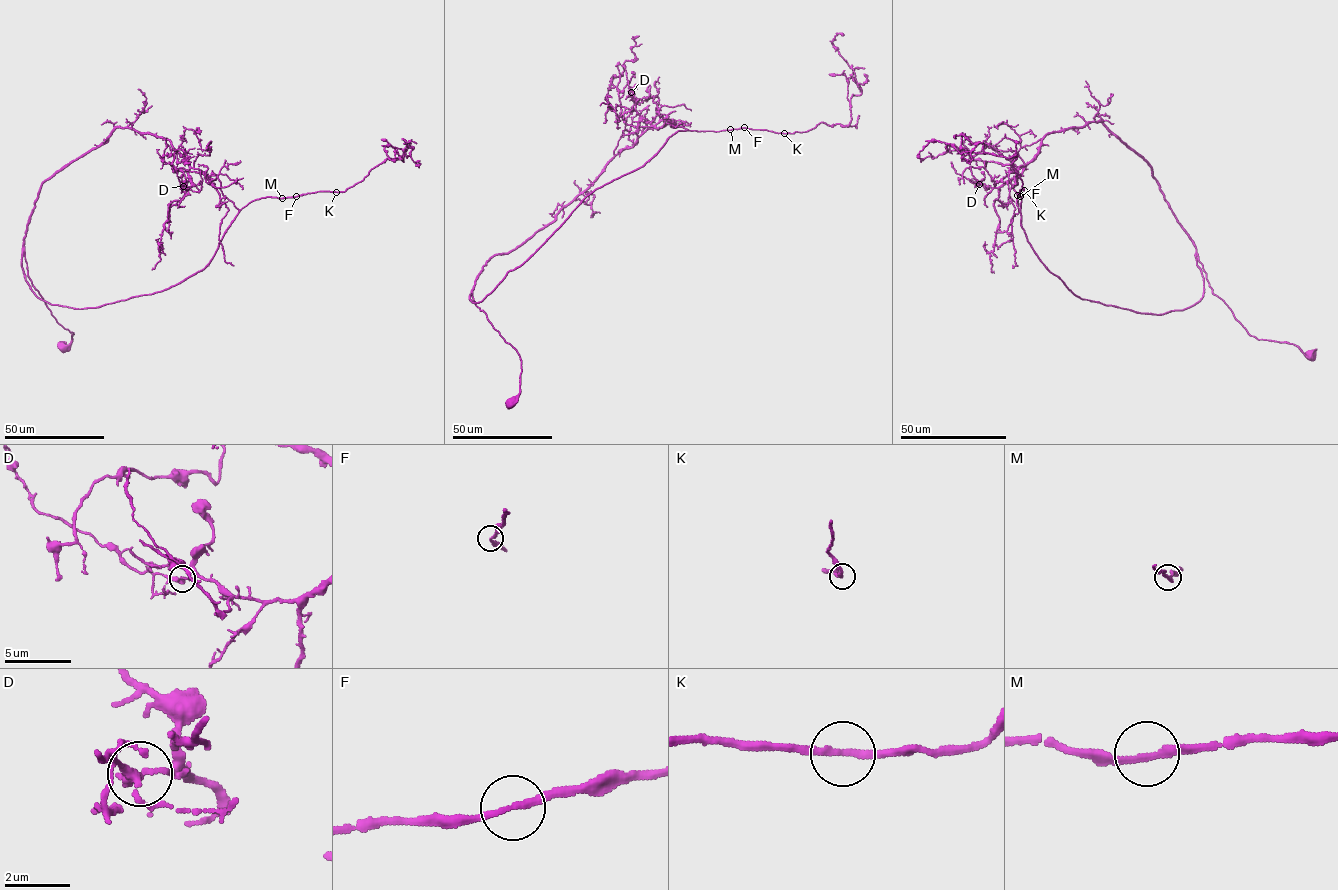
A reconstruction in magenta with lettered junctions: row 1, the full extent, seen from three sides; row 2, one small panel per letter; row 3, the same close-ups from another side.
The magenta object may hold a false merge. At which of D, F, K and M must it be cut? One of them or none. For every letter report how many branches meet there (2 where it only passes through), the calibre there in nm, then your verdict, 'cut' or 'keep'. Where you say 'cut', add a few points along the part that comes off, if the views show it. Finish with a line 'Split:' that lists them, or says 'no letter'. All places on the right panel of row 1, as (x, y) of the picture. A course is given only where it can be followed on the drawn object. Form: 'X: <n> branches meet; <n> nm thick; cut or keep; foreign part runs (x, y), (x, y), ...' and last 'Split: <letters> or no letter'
D: 2 branches meet; 220 nm thick; keep
F: 2 branches meet; 200 nm thick; keep
K: 2 branches meet; 200 nm thick; keep
M: 2 branches meet; 200 nm thick; keep
Split: no letter

